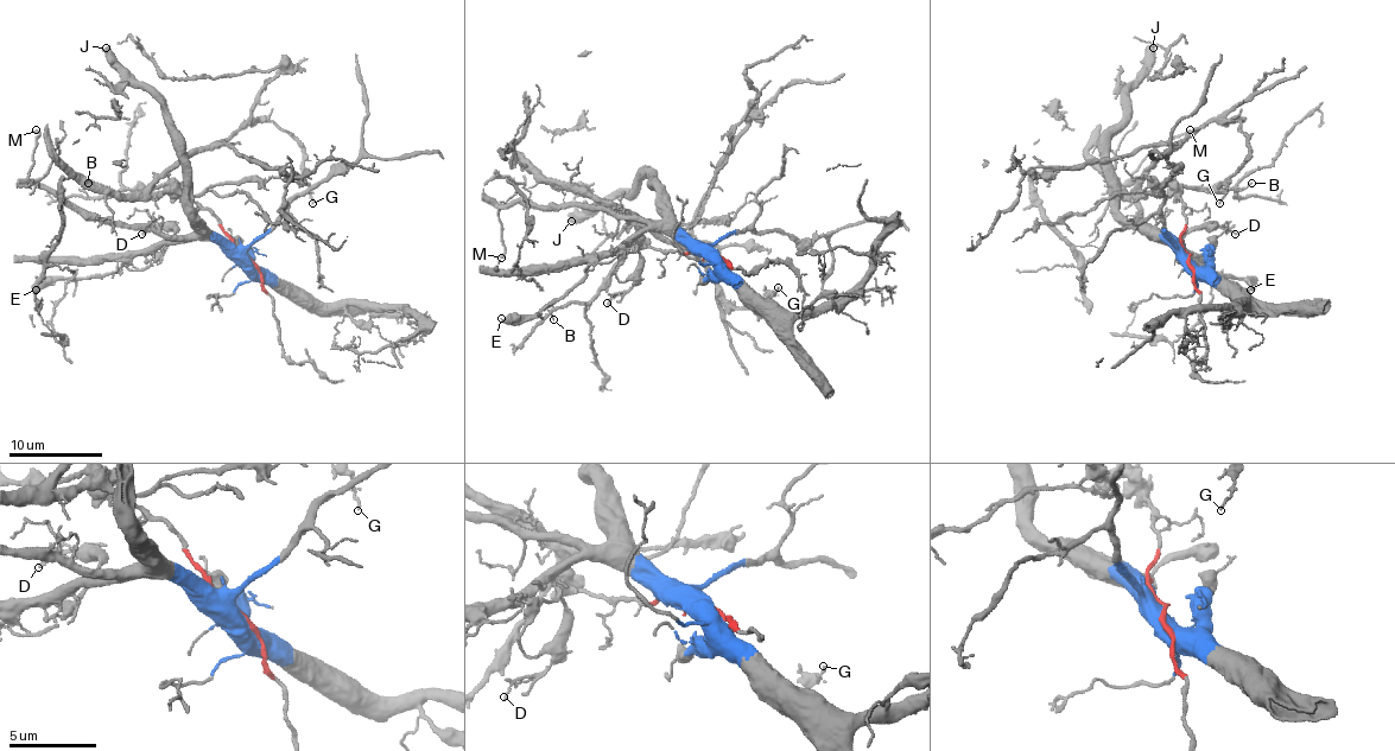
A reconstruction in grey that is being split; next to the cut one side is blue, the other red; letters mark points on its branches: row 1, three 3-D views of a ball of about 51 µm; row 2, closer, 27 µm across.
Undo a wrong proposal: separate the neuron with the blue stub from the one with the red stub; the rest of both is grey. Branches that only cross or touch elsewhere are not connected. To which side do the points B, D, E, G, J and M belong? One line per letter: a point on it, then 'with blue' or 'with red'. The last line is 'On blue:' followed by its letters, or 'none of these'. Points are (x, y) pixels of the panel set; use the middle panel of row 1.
B: place (553, 319); with red
D: place (607, 303); with blue
E: place (501, 318); with blue
G: place (778, 287); with red
J: place (571, 221); with blue
M: place (501, 258); with blue
On blue: D, E, J, M

